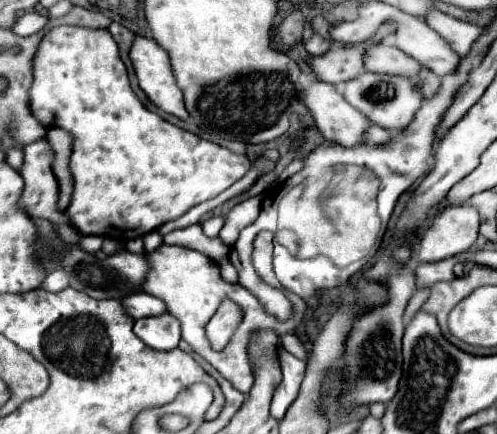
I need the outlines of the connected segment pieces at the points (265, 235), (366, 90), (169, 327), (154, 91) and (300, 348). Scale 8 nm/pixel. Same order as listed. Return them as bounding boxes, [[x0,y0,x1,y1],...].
[[255,232,273,280],[343,72,423,130],[133,314,181,350],[131,36,189,120],[283,336,307,362]]

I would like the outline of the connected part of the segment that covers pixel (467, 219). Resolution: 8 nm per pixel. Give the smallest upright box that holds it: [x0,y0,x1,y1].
[417,206,479,262]

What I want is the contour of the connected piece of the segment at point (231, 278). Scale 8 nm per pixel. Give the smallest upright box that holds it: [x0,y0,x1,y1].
[217,258,237,282]

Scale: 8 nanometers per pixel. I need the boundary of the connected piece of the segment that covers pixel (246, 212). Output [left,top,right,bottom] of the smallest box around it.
[219,196,261,246]

